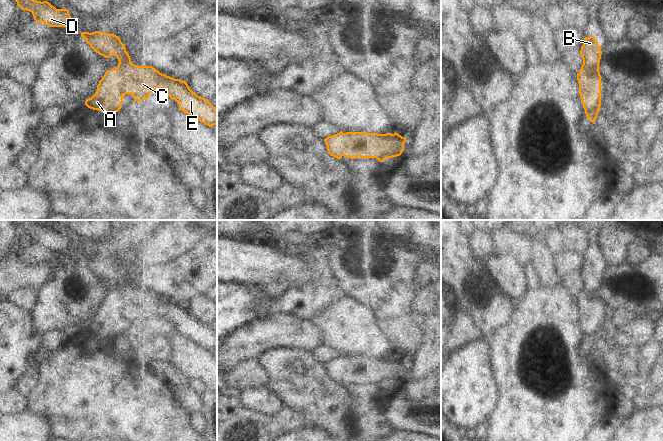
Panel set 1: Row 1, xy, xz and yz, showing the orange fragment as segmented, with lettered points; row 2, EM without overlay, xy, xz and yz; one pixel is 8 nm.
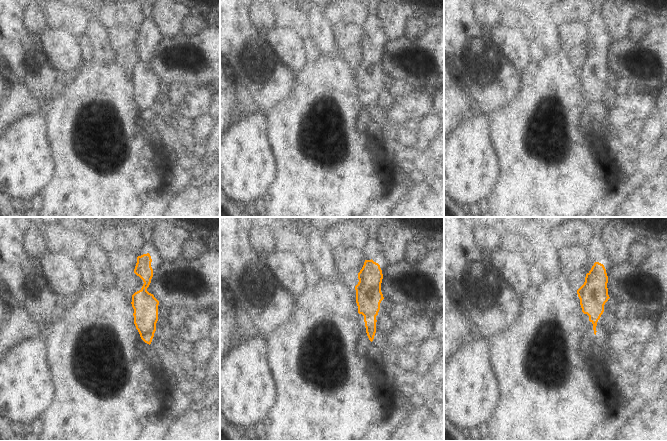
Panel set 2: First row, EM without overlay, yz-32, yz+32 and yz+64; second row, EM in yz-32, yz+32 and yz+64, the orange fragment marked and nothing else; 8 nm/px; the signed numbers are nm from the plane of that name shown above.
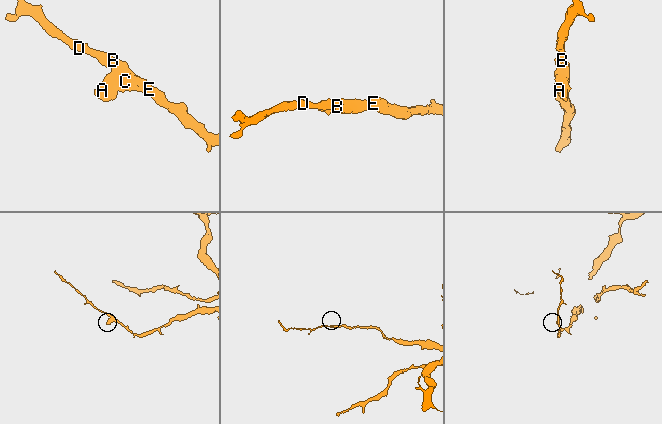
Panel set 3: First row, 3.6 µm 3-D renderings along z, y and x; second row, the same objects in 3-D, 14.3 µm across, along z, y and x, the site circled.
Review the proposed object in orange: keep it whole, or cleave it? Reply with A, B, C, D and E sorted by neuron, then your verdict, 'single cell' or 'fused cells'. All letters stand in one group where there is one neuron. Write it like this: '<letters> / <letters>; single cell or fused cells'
A B C D E; single cell

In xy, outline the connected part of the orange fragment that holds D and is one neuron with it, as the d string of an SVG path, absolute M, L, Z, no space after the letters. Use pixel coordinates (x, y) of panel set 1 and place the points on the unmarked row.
M13 220L17 229L30 235L37 247L44 247L50 251L69 251L71 240L68 233L56 233L47 225L37 225L30 220Z

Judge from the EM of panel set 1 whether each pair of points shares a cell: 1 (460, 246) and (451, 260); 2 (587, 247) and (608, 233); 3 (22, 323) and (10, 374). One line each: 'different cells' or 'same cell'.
1: same cell
2: different cells
3: same cell

